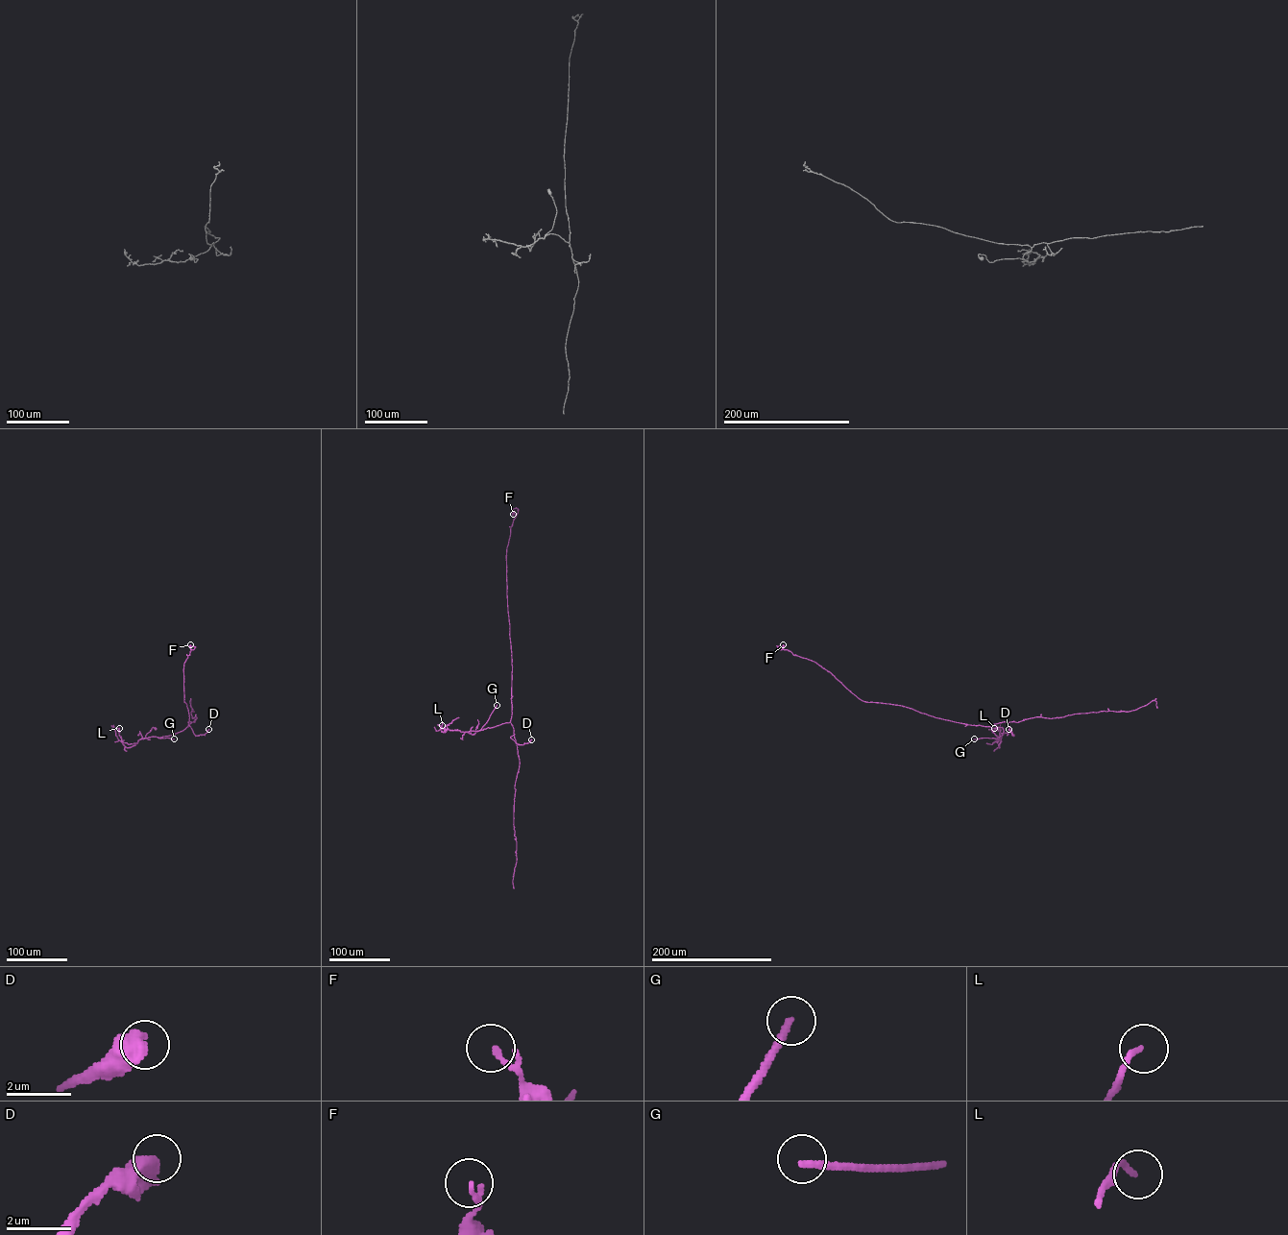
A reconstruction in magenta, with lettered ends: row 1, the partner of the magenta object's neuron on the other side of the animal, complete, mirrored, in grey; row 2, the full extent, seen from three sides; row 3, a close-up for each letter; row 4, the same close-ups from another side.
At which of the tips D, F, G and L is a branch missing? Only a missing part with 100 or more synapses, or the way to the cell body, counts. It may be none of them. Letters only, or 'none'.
G

